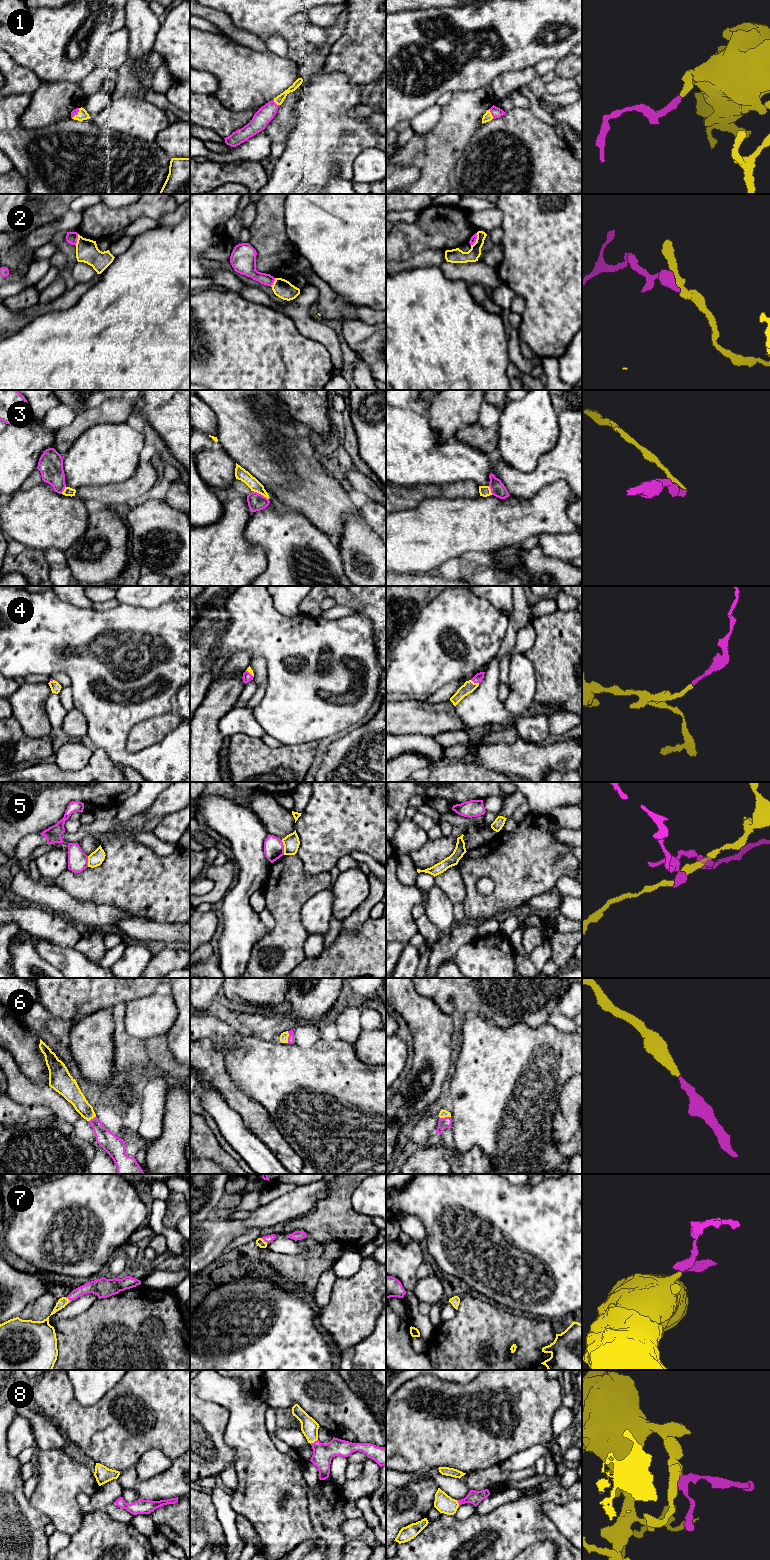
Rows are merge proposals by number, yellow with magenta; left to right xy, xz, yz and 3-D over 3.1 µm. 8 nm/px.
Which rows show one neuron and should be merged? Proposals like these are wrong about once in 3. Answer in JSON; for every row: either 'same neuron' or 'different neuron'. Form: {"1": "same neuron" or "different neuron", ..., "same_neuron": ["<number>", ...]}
{"1": "same neuron", "2": "different neuron", "3": "different neuron", "4": "same neuron", "5": "different neuron", "6": "same neuron", "7": "same neuron", "8": "same neuron", "same_neuron": ["1", "4", "6", "7", "8"]}

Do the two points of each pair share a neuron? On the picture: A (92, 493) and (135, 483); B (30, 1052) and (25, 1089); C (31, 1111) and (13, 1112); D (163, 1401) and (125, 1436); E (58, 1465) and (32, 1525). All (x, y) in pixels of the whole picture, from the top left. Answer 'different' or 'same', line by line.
A: same
B: different
C: same
D: same
E: different

